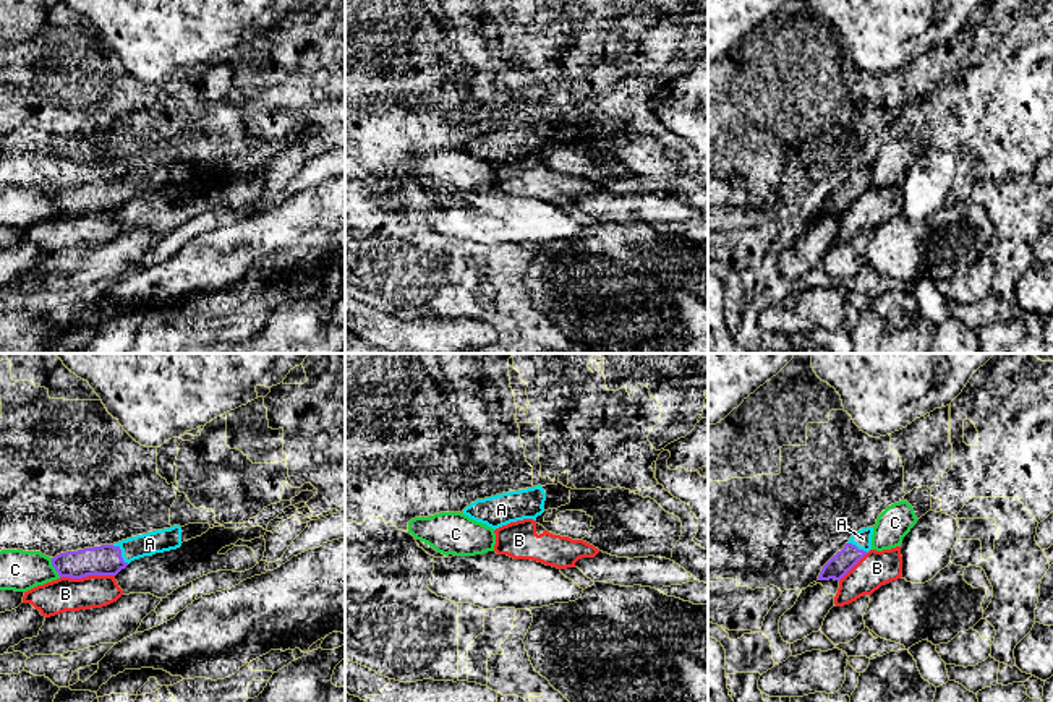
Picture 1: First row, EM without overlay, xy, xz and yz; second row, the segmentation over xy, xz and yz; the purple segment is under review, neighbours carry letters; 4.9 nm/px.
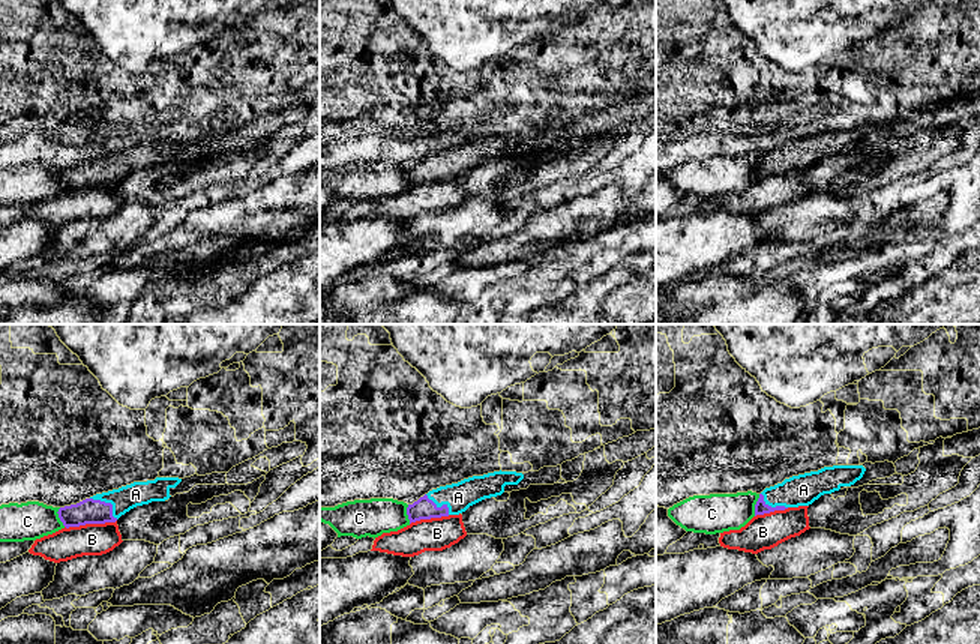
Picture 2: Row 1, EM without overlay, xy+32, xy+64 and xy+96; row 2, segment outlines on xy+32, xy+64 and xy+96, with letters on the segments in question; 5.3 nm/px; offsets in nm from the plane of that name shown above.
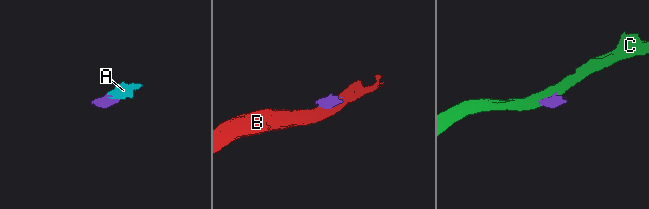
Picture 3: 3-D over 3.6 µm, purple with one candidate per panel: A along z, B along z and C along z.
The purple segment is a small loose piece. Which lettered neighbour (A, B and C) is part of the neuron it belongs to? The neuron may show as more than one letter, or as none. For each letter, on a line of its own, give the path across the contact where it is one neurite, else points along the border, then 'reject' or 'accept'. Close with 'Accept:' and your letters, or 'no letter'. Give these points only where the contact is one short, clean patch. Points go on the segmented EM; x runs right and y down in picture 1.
A: way xy (106, 560), (120, 553), (149, 543); accept
B: border xy (114, 574), (60, 577); reject
C: border xy (51, 558), (60, 576); reject
Accept: A

